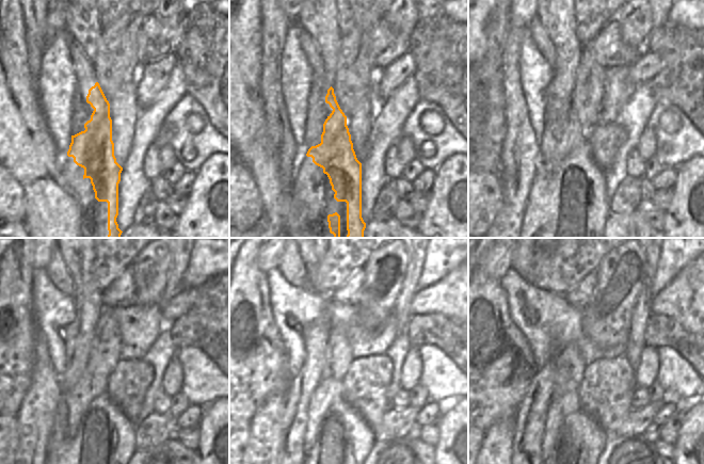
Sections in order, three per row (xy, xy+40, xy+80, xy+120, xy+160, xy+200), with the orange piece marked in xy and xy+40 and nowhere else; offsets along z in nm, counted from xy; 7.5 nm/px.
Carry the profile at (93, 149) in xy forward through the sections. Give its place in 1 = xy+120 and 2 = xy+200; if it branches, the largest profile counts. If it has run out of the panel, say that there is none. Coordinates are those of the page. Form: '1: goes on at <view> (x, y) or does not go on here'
1: goes on at xy+120 (113, 436)
2: goes on at xy+200 (588, 440)

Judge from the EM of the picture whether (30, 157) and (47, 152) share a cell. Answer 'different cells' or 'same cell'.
same cell

